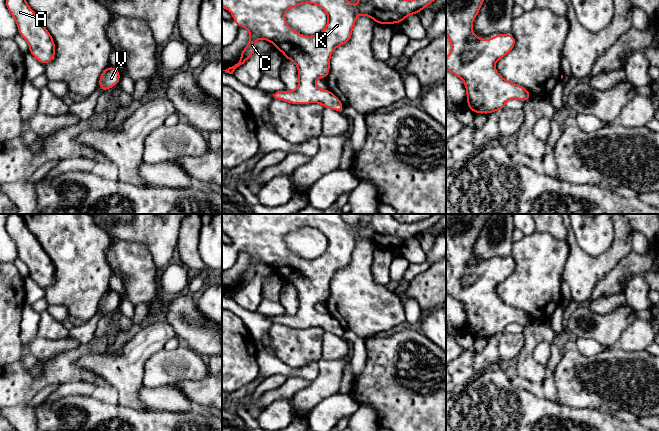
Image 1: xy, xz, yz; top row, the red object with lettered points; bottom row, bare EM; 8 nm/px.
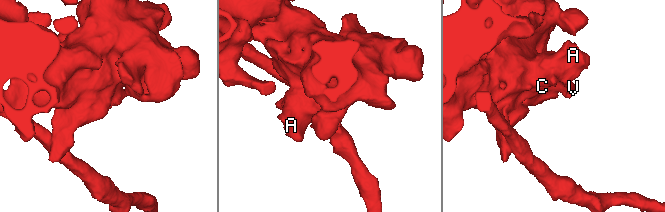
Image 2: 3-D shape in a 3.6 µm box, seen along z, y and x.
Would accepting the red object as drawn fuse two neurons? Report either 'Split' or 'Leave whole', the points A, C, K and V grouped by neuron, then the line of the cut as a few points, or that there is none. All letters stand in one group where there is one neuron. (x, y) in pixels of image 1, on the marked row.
Leave whole. Groups: A C K V. No split

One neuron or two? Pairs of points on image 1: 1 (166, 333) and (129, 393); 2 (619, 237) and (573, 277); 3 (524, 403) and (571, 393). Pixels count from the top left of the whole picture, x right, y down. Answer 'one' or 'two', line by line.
1: one
2: one
3: two

